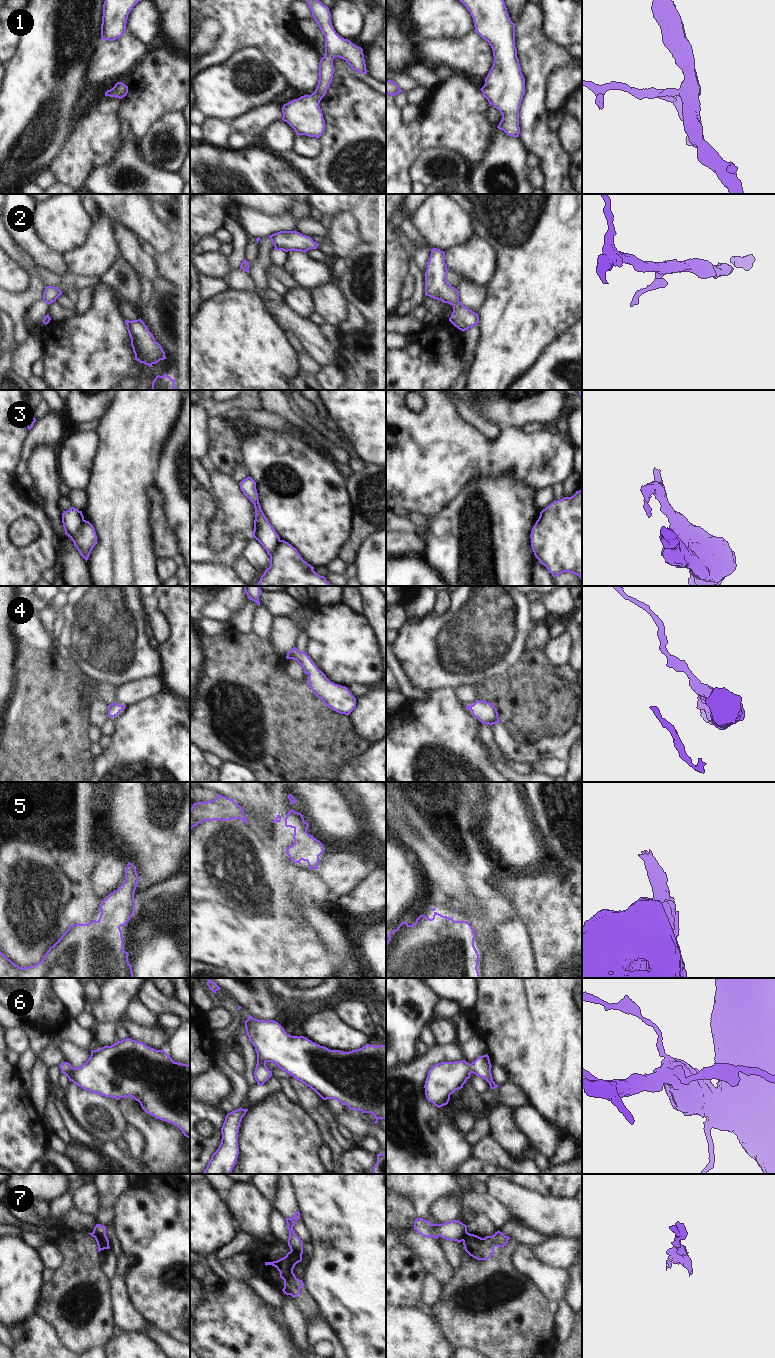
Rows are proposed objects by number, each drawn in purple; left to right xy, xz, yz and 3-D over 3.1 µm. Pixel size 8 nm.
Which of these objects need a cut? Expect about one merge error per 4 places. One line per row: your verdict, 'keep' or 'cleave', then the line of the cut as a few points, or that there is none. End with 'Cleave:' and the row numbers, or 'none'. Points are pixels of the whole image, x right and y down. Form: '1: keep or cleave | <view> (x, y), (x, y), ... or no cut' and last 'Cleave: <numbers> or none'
1: keep | no cut
2: keep | no cut
3: cleave | xy (84, 520), (79, 529), (70, 537)
4: keep | no cut
5: keep | no cut
6: keep | no cut
7: cleave | xy (92, 1232), (102, 1243), (108, 1244)
Cleave: 3, 7

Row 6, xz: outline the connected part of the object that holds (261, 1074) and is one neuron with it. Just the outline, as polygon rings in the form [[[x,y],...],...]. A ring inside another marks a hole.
[[[250,1015],[245,1021],[245,1028],[247,1036],[257,1053],[254,1078],[258,1085],[262,1086],[272,1076],[272,1071],[266,1066],[267,1062],[272,1062],[281,1070],[310,1087],[323,1100],[335,1099],[342,1105],[347,1105],[351,1110],[359,1110],[362,1114],[371,1113],[376,1119],[375,1124],[379,1119],[386,1119],[386,1045],[366,1044],[360,1049],[349,1052],[330,1050],[304,1036],[298,1037],[287,1034],[284,1028],[274,1020],[258,1020]]]

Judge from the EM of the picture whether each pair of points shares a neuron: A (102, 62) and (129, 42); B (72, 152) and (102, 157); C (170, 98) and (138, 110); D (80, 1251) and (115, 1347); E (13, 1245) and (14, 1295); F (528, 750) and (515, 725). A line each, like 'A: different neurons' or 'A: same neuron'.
A: same neuron
B: same neuron
C: same neuron
D: different neurons
E: same neuron
F: different neurons

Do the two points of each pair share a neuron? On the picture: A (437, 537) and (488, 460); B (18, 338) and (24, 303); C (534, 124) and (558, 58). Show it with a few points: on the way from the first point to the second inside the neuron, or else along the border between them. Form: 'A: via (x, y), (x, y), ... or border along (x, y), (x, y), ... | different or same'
A: border along (504, 473), (498, 476), (475, 474), (462, 488) | different
B: via (18, 329), (18, 312) | same
C: via (534, 107), (535, 79), (541, 73) | same

